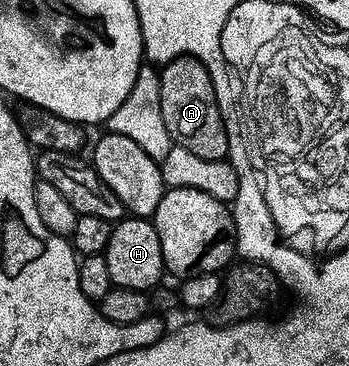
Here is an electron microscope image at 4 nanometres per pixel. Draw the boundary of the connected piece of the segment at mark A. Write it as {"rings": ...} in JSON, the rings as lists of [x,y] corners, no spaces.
{"rings":[[[180,56],[174,62],[163,65],[160,72],[160,89],[162,90],[162,118],[166,118],[166,130],[170,130],[173,145],[190,150],[190,154],[195,154],[197,158],[206,158],[206,162],[228,160],[230,138],[226,134],[226,122],[220,113],[214,82],[206,66],[202,66],[202,62],[198,62],[193,56]]]}

